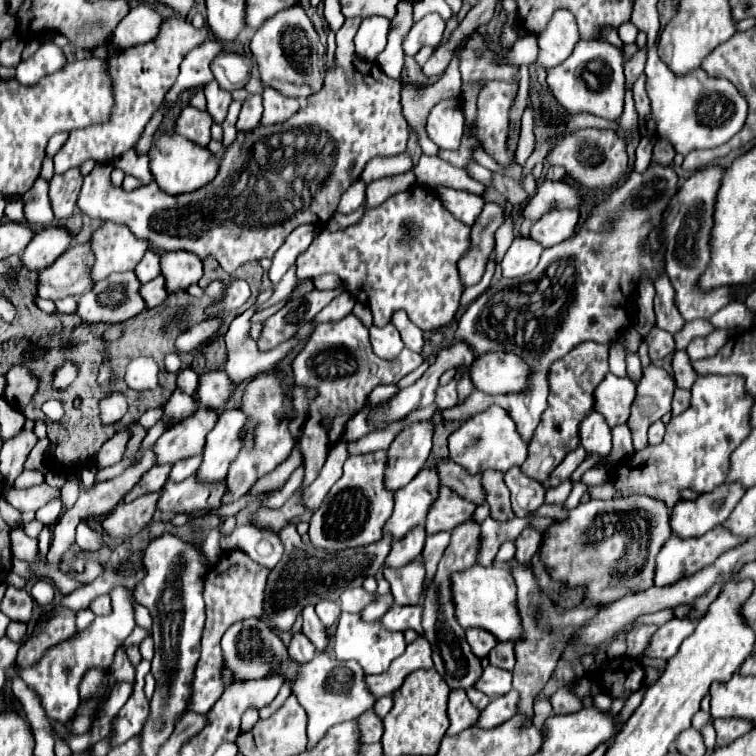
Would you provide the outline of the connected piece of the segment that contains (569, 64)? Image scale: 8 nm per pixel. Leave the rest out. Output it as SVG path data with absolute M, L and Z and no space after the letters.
M579 41L573 53L553 71L547 71L547 83L553 97L569 113L593 113L597 117L615 121L623 113L625 97L625 75L621 49L607 41Z

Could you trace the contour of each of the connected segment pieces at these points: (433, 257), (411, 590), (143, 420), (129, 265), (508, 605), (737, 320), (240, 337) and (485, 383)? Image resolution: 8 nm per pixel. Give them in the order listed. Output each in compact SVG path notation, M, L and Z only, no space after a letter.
M417 183L407 191L391 195L379 207L371 207L355 225L337 231L329 231L327 225L323 225L309 249L297 257L295 265L297 279L315 279L325 273L339 275L345 285L345 291L373 311L375 327L385 327L387 323L391 323L395 311L405 311L409 319L423 331L435 333L437 329L447 327L459 311L465 285L459 277L457 263L461 255L465 255L469 249L471 229L443 207L431 187Z
M417 557L411 563L397 567L397 569L385 567L383 575L391 585L391 593L397 605L417 605L419 603L421 591L423 591L423 579L425 579L423 557Z
M161 407L150 409L142 415L138 423L141 423L145 429L149 430L162 417L162 414L163 409Z
M103 223L91 237L91 251L95 263L91 267L91 281L107 279L111 273L133 271L145 255L149 243L135 237L129 227L119 223Z
M473 565L469 569L455 571L449 579L451 579L451 601L455 605L455 617L463 629L469 629L469 627L487 629L499 641L519 639L521 621L515 607L515 581L505 567Z
M731 303L731 305L723 307L721 311L717 311L711 317L711 323L717 329L733 329L733 327L745 327L745 329L749 329L753 317L755 317L755 313L747 311L747 307L743 303Z
M247 309L243 315L235 317L229 331L225 333L225 341L227 341L227 347L229 347L229 361L227 361L225 371L233 381L245 381L245 379L253 377L255 373L261 373L263 367L273 367L273 363L277 363L289 351L293 351L301 343L305 343L305 339L315 329L315 321L309 321L297 331L295 337L281 343L277 349L261 351L249 339L249 325L241 323L241 319L251 319L251 315L253 315L253 311Z
M489 351L475 357L469 367L469 377L473 385L491 395L499 393L517 393L525 389L529 367L513 355L505 351Z

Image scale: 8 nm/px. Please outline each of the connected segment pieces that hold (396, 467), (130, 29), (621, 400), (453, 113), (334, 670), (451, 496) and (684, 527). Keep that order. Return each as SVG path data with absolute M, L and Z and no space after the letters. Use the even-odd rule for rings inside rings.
M429 421L413 423L401 431L387 451L385 489L395 491L407 485L423 467L431 451L433 427Z
M149 5L133 7L113 31L111 43L125 49L131 45L141 45L149 41L149 35L157 35L157 27L161 23L161 15Z
M609 373L595 391L595 409L607 419L609 427L627 423L635 395L637 387L629 377L617 377Z
M457 99L439 101L427 117L427 137L441 149L459 149L465 117Z
M317 653L315 659L305 663L303 667L287 661L281 665L281 671L283 671L285 679L293 681L293 693L297 695L297 699L301 701L303 709L309 715L307 747L313 747L313 743L317 743L333 725L357 719L365 711L373 709L373 705L377 701L377 697L367 689L365 673L361 671L359 663L353 663L353 661L341 663L339 659L331 659L325 653ZM293 673L297 673L299 677L293 679Z
M441 487L437 503L433 503L429 515L427 515L427 523L425 529L427 533L439 533L439 531L453 531L453 527L457 527L457 523L463 523L469 515L473 515L475 511L475 503L461 499L451 487Z
M737 481L721 483L711 493L703 493L693 501L679 501L673 507L673 531L679 537L699 537L709 529L725 523L737 501L745 495L745 487Z

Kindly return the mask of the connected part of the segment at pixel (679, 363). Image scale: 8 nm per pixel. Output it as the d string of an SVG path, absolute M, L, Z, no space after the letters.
M675 351L673 355L673 377L677 381L677 387L691 390L693 383L697 381L697 373L689 361L689 355L683 351Z

